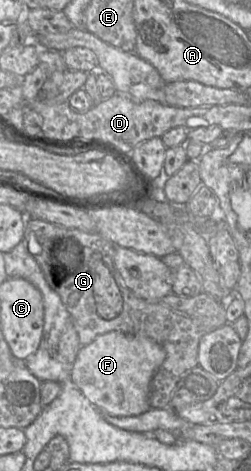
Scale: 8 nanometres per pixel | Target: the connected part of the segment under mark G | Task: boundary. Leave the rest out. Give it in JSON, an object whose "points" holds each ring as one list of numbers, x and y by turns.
{"points":[[29,218,23,243,39,264,48,285,59,294,70,313,81,346,91,343,98,335,119,331,150,338,164,348,166,358,153,375,149,404,152,408,170,407,180,376,198,365,201,337,227,323,226,303,204,291,191,297,171,293,157,301,138,297,126,286,115,267,116,245,97,232]]}

